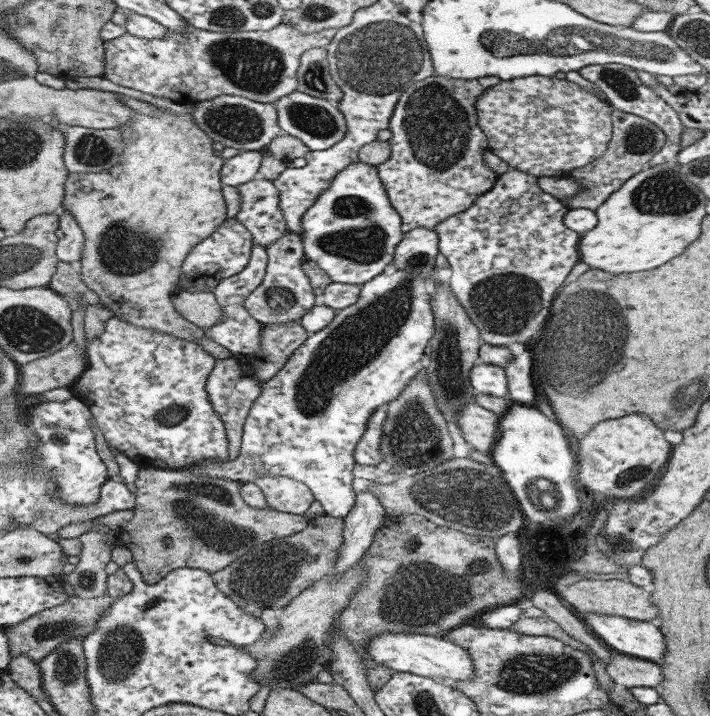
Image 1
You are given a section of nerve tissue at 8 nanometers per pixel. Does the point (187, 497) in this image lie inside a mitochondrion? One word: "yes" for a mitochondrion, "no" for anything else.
yes

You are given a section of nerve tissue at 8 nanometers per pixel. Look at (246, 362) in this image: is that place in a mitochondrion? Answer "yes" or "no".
no

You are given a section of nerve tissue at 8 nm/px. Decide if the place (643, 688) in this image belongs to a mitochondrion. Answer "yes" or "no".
no

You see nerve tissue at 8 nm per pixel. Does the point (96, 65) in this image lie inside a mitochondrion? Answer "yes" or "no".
no

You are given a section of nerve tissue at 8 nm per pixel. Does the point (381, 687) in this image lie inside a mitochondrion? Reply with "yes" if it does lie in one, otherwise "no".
no

